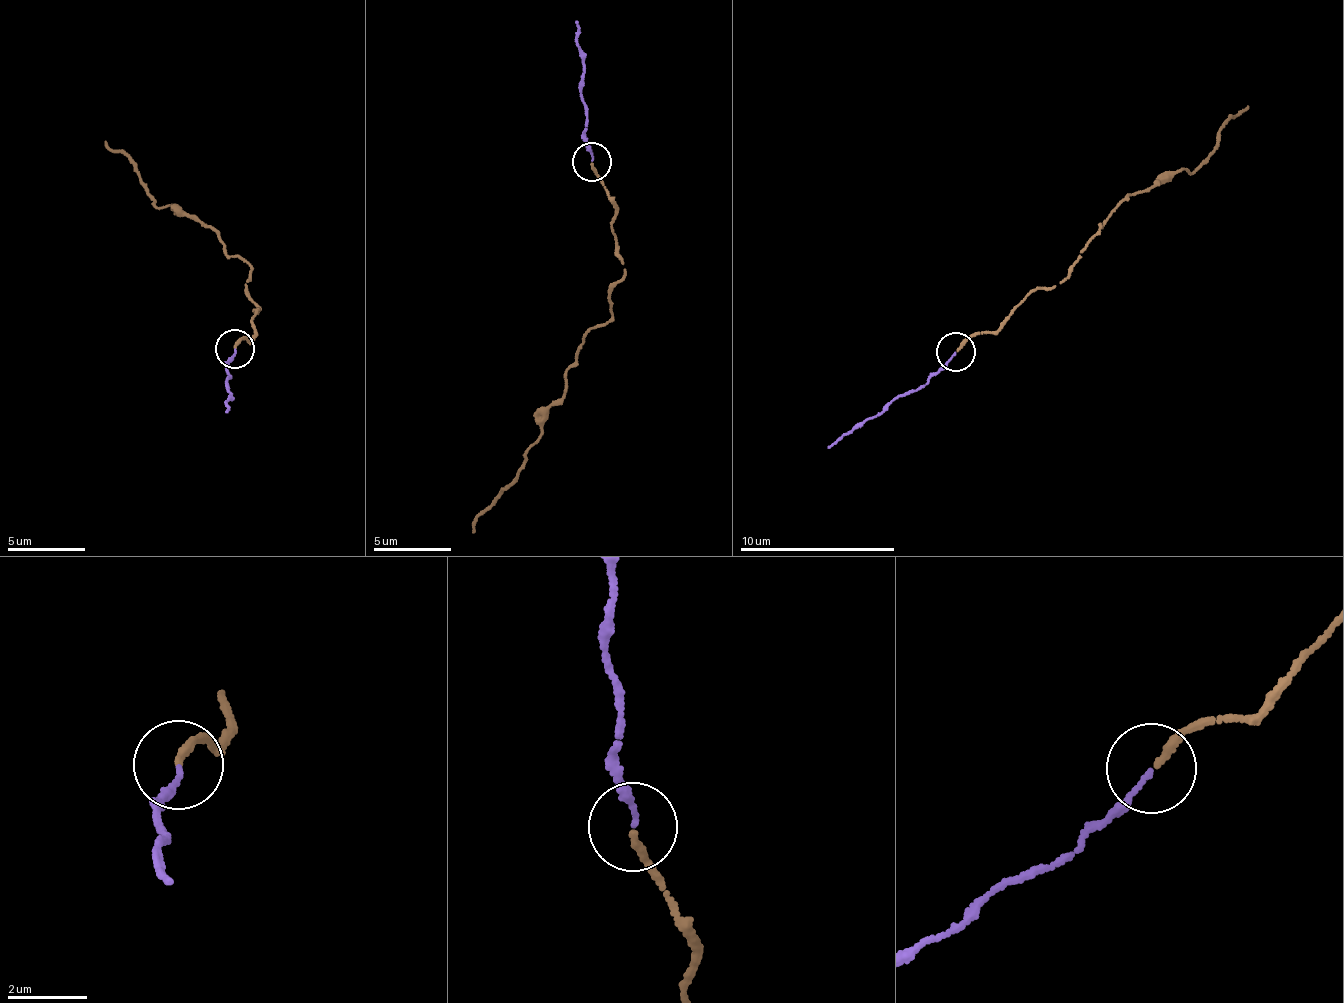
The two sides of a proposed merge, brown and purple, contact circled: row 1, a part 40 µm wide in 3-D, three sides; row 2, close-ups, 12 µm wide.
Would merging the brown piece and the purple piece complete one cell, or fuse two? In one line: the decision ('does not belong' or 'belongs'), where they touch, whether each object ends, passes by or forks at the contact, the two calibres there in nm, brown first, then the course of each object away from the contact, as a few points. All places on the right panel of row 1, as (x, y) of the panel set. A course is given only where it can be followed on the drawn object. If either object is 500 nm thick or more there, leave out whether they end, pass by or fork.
belongs; at (955, 351); brown ends there; purple ends there; 190 nm thick on the brown side, 100 nm on the other; brown runs (958, 352), (1010, 318), (1039, 287), (1060, 283), (1081, 248), (1133, 193), (1191, 171), (1247, 104); purple runs (955, 352), (923, 385), (855, 425), (828, 449)

